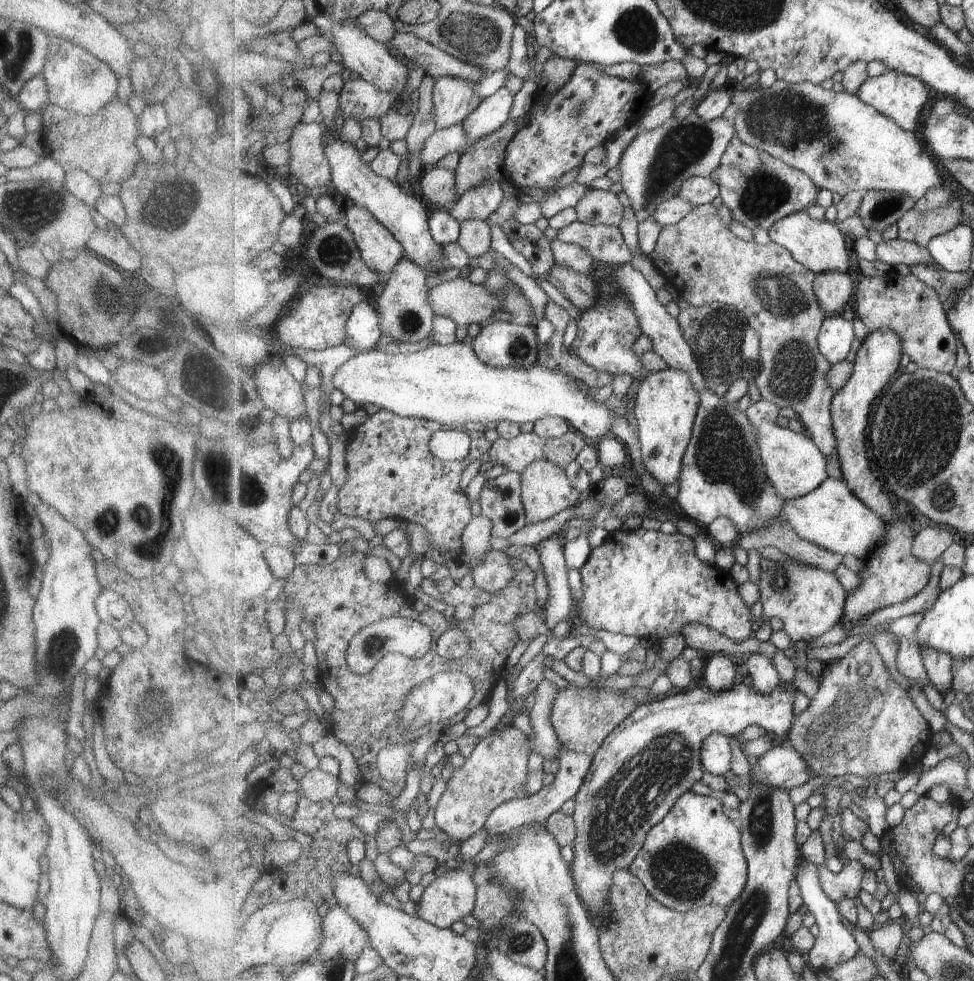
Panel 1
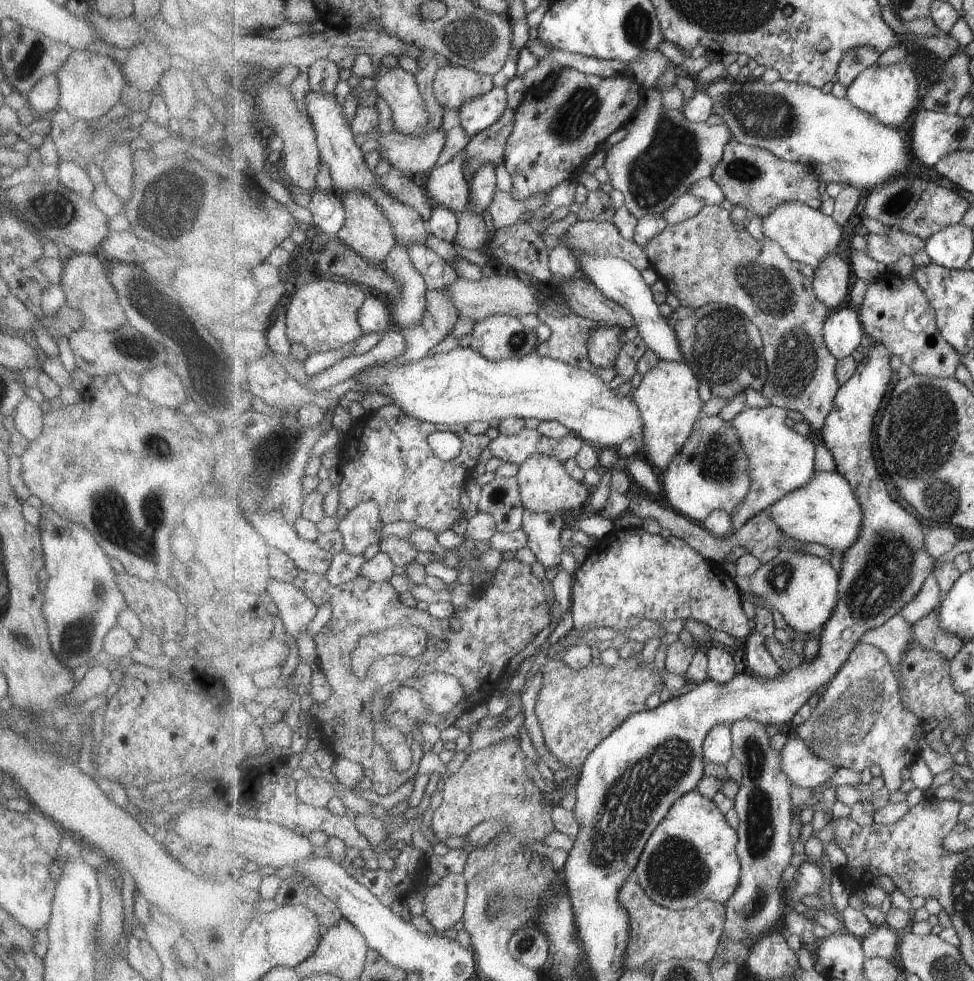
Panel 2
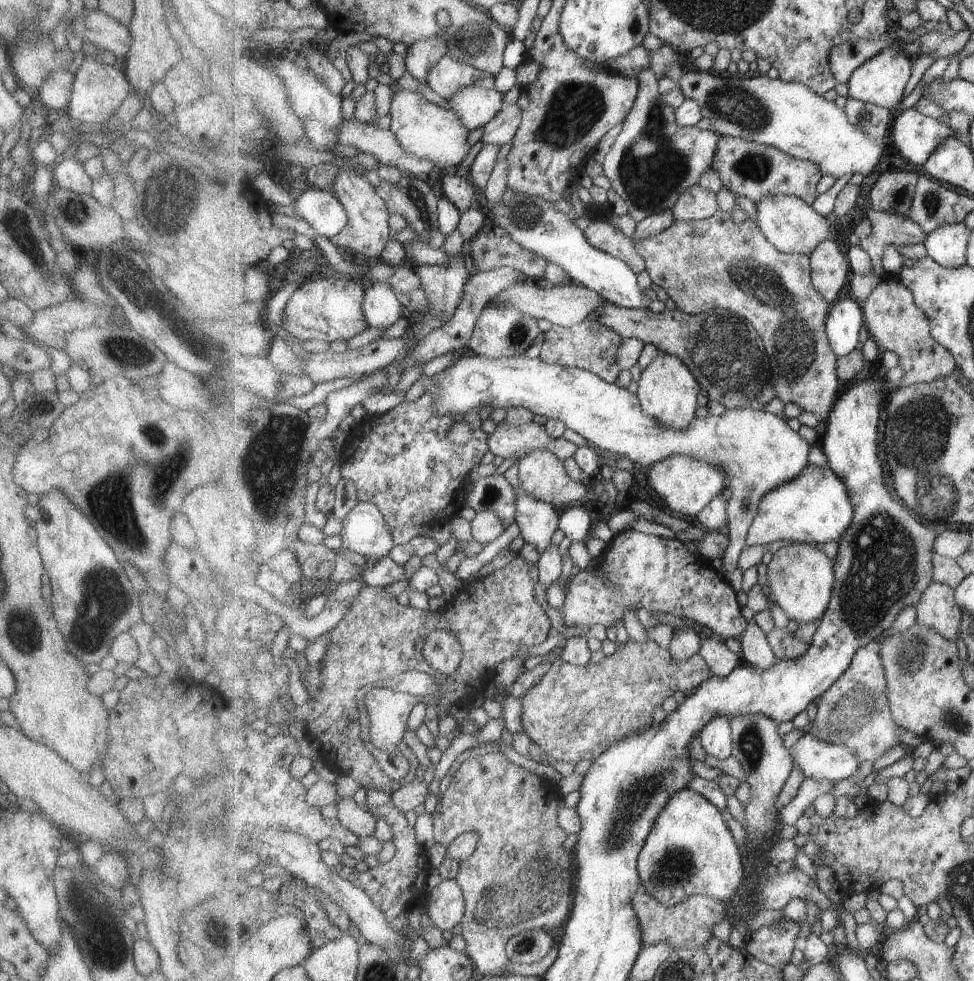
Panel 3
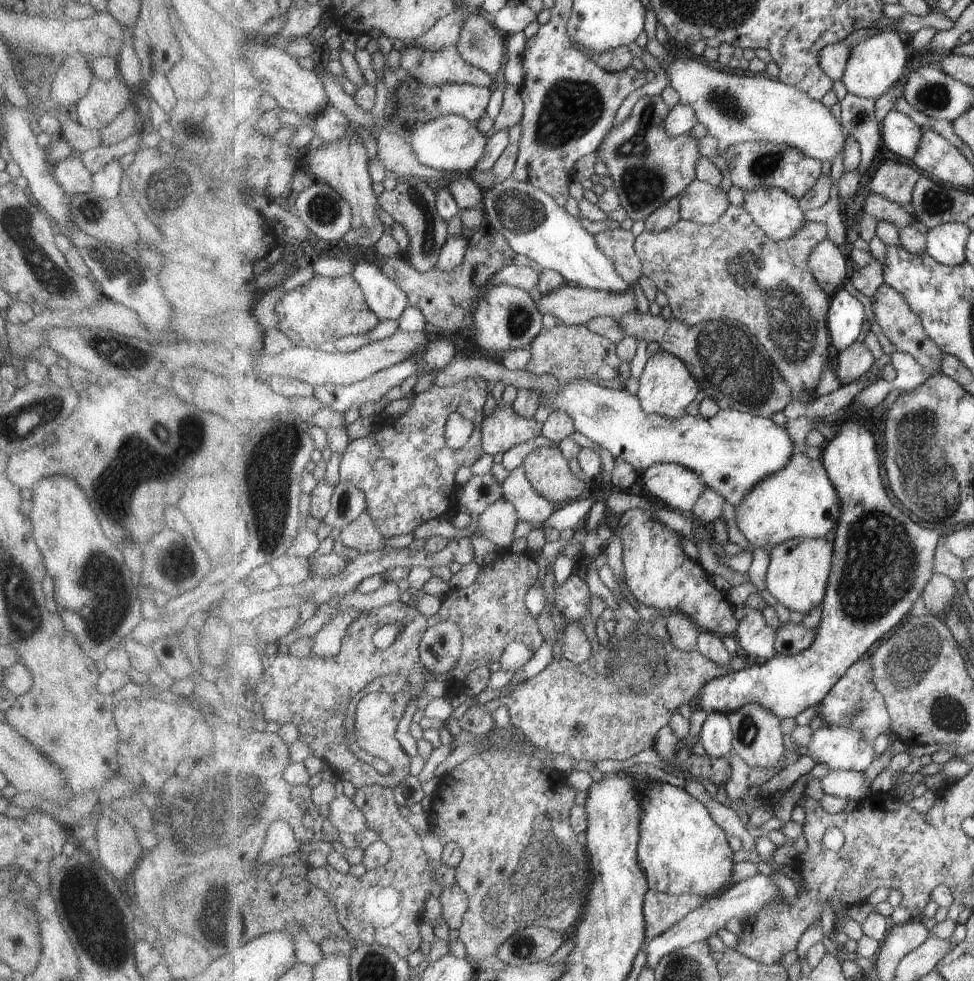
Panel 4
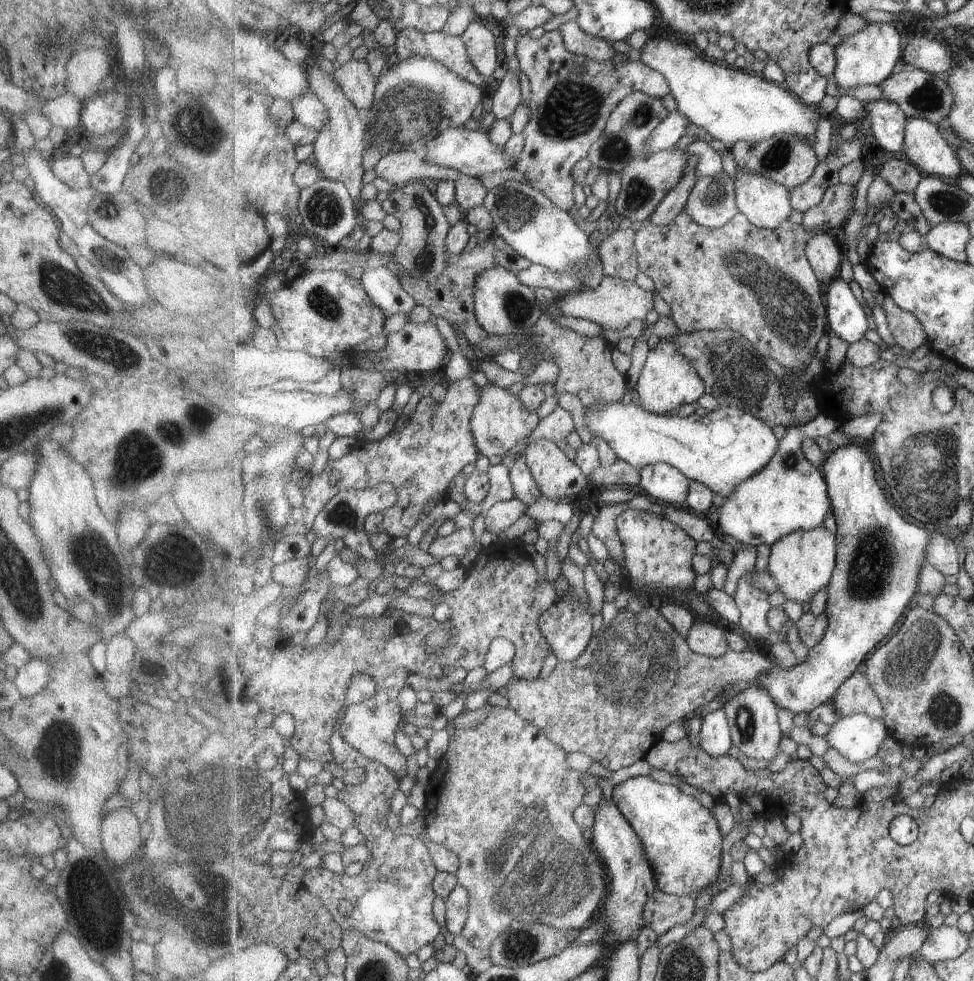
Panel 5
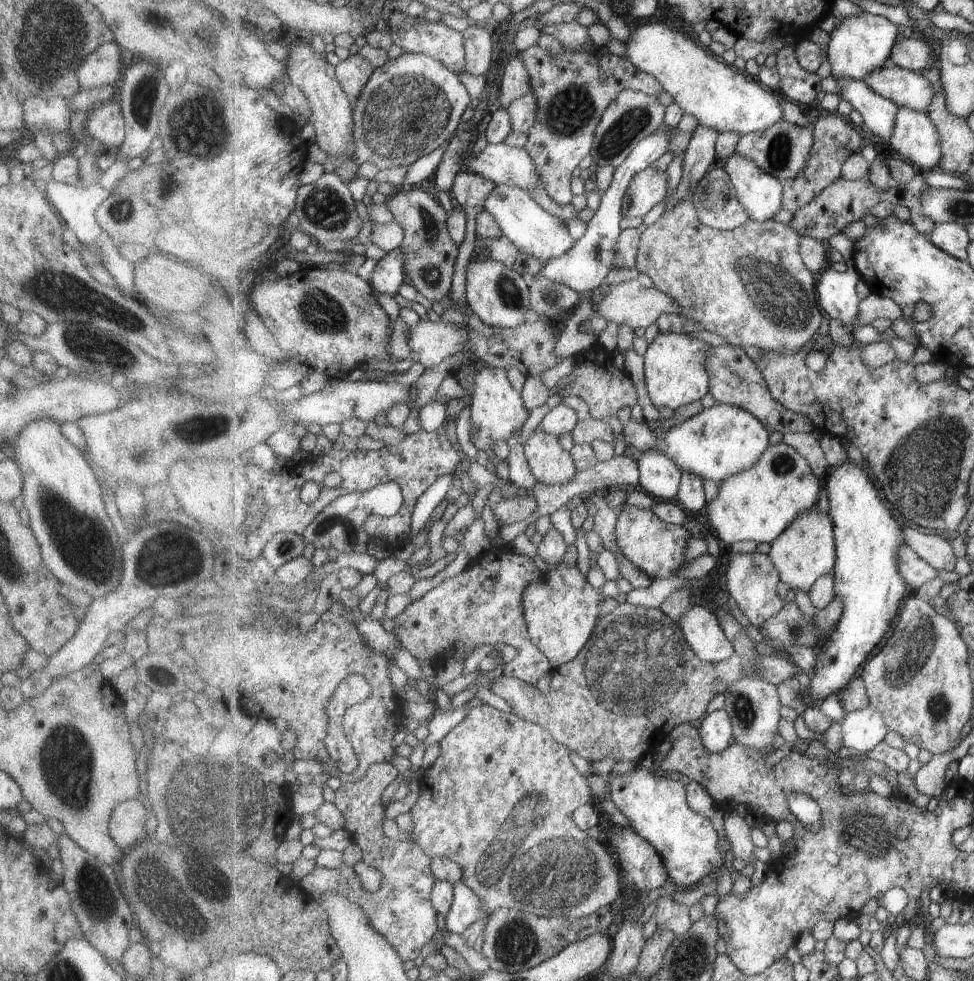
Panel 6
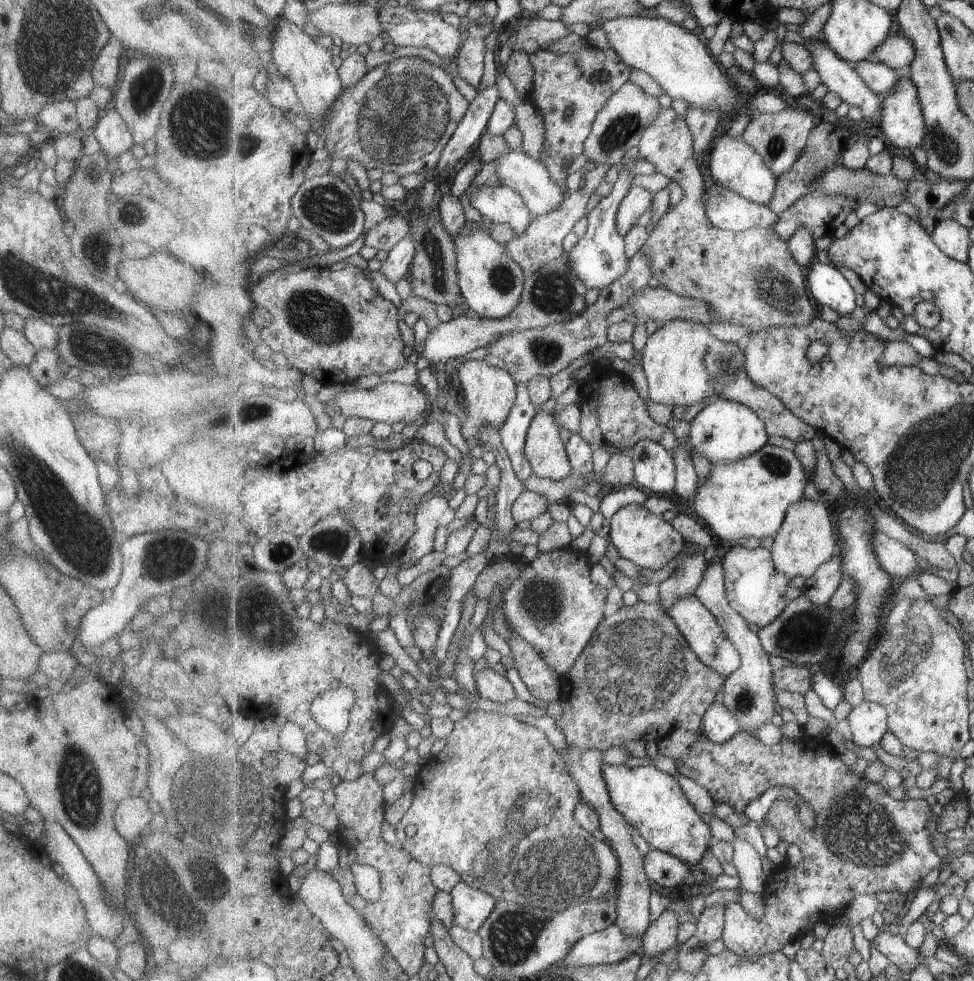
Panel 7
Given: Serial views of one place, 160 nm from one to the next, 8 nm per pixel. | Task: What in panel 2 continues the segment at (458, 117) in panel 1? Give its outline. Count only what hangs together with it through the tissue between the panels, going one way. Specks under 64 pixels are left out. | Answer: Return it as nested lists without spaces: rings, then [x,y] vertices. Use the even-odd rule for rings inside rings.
[[[443,62],[436,74],[434,93],[445,109],[459,111],[467,101],[483,96],[495,87],[491,75]]]

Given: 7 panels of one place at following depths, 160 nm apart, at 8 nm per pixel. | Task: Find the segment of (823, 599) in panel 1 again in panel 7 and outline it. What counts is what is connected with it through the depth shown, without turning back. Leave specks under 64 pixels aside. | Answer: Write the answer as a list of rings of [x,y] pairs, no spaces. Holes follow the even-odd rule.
[[[802,498],[791,505],[783,521],[782,528],[773,537],[772,555],[778,570],[787,577],[803,576],[808,579],[823,563],[829,562],[839,552],[838,536],[833,524],[833,516],[829,505],[822,499],[809,500]]]

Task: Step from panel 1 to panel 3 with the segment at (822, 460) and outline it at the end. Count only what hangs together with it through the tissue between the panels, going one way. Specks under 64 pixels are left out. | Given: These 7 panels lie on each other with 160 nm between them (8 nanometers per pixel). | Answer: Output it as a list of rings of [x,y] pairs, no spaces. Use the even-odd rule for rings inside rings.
[[[460,354],[453,364],[435,377],[435,384],[429,390],[434,396],[434,407],[440,415],[453,415],[457,418],[464,416],[471,409],[483,406],[505,408],[525,407],[537,415],[548,419],[562,420],[568,428],[577,432],[594,446],[614,453],[620,459],[627,458],[643,468],[650,468],[655,463],[666,458],[683,455],[700,461],[710,462],[722,471],[727,471],[728,482],[728,526],[726,533],[730,538],[726,553],[721,558],[725,573],[738,567],[739,556],[748,545],[748,534],[752,522],[758,513],[759,505],[767,493],[778,489],[790,480],[796,479],[809,464],[811,444],[799,432],[794,432],[789,426],[790,418],[803,414],[804,408],[795,403],[787,403],[782,417],[769,412],[754,411],[753,409],[727,409],[721,416],[695,417],[687,430],[672,429],[660,425],[660,422],[650,416],[642,408],[637,394],[626,388],[603,380],[599,375],[585,369],[562,367],[555,363],[545,362],[540,356],[534,359],[517,355],[511,358],[491,358],[485,355]]]

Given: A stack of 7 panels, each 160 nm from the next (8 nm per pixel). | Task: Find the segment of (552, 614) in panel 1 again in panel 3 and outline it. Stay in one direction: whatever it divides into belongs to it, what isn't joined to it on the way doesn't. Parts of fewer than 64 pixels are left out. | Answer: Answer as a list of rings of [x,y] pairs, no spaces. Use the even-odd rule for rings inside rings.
[[[517,462],[513,463],[502,474],[508,478],[508,481],[515,487],[517,493],[515,522],[519,526],[523,538],[527,543],[534,544],[541,552],[543,552],[552,542],[552,536],[558,529],[560,521],[560,510],[551,503],[536,499],[534,496],[527,494],[520,480],[520,468]]]

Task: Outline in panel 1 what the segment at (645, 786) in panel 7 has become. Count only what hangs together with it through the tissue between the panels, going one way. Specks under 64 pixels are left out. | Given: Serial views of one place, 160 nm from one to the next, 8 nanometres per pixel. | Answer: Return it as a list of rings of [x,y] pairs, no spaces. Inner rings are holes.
[[[694,791],[683,794],[671,813],[647,834],[642,853],[629,870],[655,900],[683,913],[714,904],[727,909],[741,898],[749,880],[740,825],[725,814],[719,798]]]

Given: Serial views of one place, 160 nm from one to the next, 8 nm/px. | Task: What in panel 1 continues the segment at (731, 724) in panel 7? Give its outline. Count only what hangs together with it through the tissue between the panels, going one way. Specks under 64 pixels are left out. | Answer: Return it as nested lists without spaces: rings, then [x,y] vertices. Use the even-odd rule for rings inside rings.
[[[715,733],[703,742],[702,764],[703,770],[713,775],[722,776],[731,772],[731,738],[725,734]]]

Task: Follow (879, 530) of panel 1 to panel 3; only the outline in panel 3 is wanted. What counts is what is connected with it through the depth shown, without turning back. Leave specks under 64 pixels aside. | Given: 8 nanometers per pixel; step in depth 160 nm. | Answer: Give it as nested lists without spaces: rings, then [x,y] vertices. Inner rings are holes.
[[[809,462],[796,479],[773,489],[763,498],[749,530],[748,545],[759,546],[777,540],[815,544],[834,540],[839,543],[854,521],[854,510],[850,492],[842,478],[829,466],[820,467]]]

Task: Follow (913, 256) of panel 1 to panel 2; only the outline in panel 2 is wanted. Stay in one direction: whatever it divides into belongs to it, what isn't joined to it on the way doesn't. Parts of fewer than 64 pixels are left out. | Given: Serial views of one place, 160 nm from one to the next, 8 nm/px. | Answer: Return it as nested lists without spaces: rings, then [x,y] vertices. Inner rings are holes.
[[[900,228],[891,229],[883,235],[869,233],[866,238],[869,256],[886,265],[895,264],[903,256],[915,256],[926,248],[926,240],[907,234]]]

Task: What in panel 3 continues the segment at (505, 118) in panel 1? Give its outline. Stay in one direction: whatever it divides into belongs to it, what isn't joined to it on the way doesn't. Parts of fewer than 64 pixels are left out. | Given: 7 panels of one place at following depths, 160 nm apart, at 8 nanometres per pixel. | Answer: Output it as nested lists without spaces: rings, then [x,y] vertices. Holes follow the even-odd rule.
[[[470,86],[454,94],[448,101],[470,130],[489,124],[504,107],[505,95],[496,88]]]

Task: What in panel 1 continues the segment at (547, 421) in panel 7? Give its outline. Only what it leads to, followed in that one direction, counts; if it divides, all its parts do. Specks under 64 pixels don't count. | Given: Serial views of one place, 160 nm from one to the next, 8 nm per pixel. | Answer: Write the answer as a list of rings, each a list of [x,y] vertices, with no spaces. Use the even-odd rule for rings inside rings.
[[[537,460],[522,473],[522,500],[525,506],[528,523],[539,523],[554,518],[559,512],[578,505],[581,500],[579,490],[573,488],[571,480],[565,476],[565,469],[561,470],[553,462]]]

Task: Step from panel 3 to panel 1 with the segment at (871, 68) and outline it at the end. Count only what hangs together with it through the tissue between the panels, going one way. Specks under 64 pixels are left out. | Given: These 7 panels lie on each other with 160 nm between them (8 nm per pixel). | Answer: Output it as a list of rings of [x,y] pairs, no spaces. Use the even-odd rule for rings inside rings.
[[[890,70],[882,76],[870,77],[863,87],[859,88],[857,96],[863,103],[873,106],[887,118],[893,118],[905,131],[912,132],[919,130],[923,116],[928,115],[927,104],[931,98],[927,86],[921,79],[895,70]]]

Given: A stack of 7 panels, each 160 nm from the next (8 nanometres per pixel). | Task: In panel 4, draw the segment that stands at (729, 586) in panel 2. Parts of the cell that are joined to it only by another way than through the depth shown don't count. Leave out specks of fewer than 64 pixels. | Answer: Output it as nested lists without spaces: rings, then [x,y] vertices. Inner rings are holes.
[[[629,509],[621,515],[617,526],[623,546],[623,565],[625,582],[637,602],[651,606],[661,613],[685,613],[705,631],[724,636],[737,634],[740,621],[735,618],[734,605],[725,592],[717,590],[707,580],[708,572],[701,562],[691,559],[681,544],[683,537],[660,521],[650,517],[646,510]],[[572,574],[569,580],[555,588],[555,608],[571,621],[583,621],[589,616],[591,590],[582,576]]]

